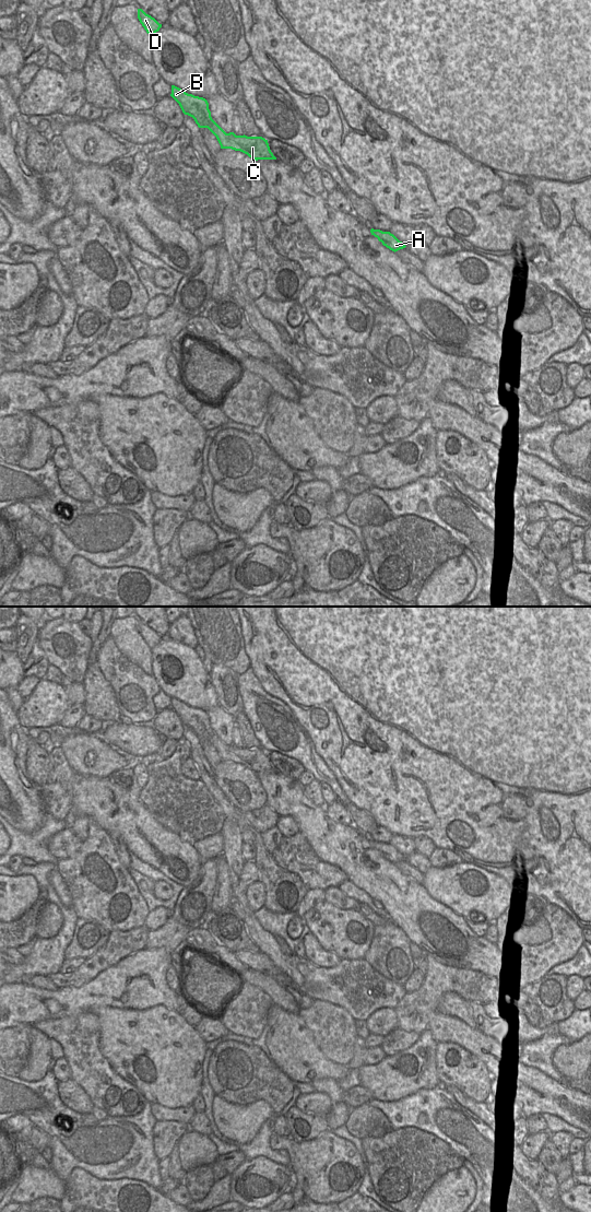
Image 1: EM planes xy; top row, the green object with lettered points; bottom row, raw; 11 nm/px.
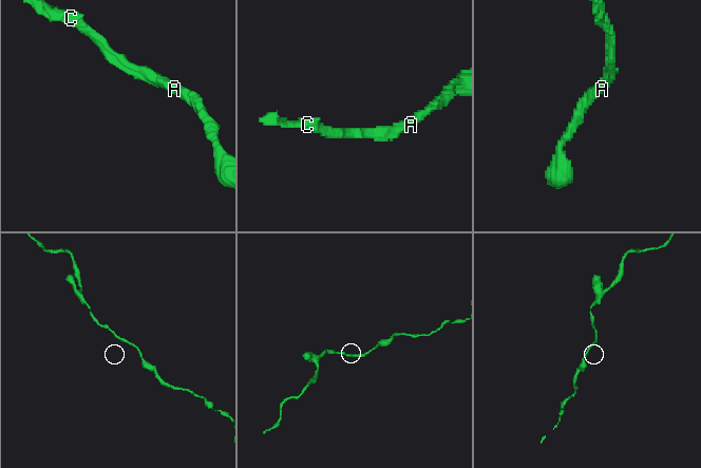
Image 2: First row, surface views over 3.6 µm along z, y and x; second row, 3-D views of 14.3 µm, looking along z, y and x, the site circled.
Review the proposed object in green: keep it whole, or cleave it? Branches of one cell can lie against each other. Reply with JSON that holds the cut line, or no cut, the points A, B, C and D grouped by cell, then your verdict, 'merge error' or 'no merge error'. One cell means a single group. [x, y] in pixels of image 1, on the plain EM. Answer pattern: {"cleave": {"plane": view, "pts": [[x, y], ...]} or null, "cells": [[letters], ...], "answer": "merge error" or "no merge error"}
{"cleave": null, "cells": [["A", "B", "C", "D"]], "answer": "no merge error"}

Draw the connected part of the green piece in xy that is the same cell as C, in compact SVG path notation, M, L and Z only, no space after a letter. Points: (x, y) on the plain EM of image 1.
M172 697L170 708L179 716L185 727L194 731L199 740L208 740L216 749L221 761L240 763L256 773L276 772L264 750L236 748L234 744L226 745L212 731L205 710L188 706L175 697Z

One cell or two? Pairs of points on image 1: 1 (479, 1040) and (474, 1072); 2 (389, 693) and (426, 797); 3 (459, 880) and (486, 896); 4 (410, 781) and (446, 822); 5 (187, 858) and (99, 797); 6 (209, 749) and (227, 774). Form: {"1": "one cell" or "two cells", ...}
{"1": "two cells", "2": "one cell", "3": "one cell", "4": "one cell", "5": "one cell", "6": "two cells"}

